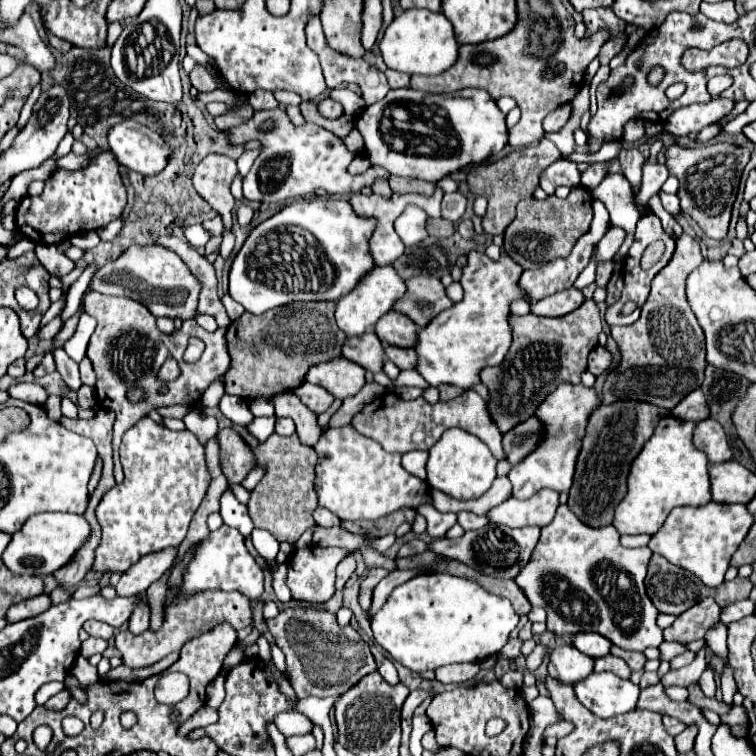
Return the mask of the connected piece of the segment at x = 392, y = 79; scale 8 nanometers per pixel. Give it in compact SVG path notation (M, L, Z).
M386 70L386 78L390 88L408 88L410 86L410 76L396 72L396 70Z

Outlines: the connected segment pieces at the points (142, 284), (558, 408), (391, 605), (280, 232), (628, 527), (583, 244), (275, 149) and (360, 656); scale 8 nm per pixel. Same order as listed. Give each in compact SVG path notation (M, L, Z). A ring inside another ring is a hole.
M130 246L118 260L102 266L90 284L92 290L102 294L132 296L134 300L140 300L154 316L180 316L182 320L196 314L200 286L200 280L188 270L180 256L160 246Z
M560 384L546 400L536 408L536 418L544 424L544 436L540 444L516 466L512 466L508 478L514 486L518 500L528 500L532 494L550 488L556 492L568 492L574 482L576 460L582 450L582 438L586 434L586 424L590 414L600 408L600 394L596 388L584 384Z
M418 574L398 586L372 618L374 640L412 672L436 670L456 662L482 662L498 654L518 624L510 600L486 592L480 584L452 574Z
M344 198L294 200L250 232L230 268L230 296L252 314L290 302L336 302L376 266L370 252L374 228L376 218L358 216Z
M664 416L652 438L644 444L640 456L632 464L628 476L628 494L616 508L614 526L620 534L656 534L666 516L676 506L704 506L712 500L710 492L710 462L704 452L692 444L696 422L684 422L674 416Z
M593 200L592 209L592 226L590 226L590 230L588 230L584 236L578 238L578 242L574 244L574 248L572 248L572 252L570 252L568 258L556 258L556 260L546 262L546 264L540 266L540 268L524 270L524 274L522 274L522 278L520 278L520 286L528 292L528 296L530 296L534 302L540 300L540 298L544 298L544 296L548 296L548 294L554 294L554 292L560 292L560 290L566 290L566 288L572 287L574 280L578 278L578 274L586 268L586 264L588 264L588 260L590 260L594 248L600 244L602 236L606 234L610 226L609 213L606 206L604 206L600 200Z
M282 110L255 111L250 122L230 130L232 140L260 140L264 150L256 158L250 174L244 178L244 198L254 202L284 202L292 198L306 196L316 188L324 188L328 194L344 196L356 194L366 186L372 186L376 180L388 180L390 174L378 166L370 166L362 176L350 174L348 164L352 154L346 150L342 140L332 134L320 134L320 126L306 122L302 126L292 126L288 116ZM266 120L276 120L272 130L260 130L260 124Z
M288 608L282 610L276 618L268 620L268 628L272 632L272 636L276 638L276 644L280 646L280 650L286 654L286 664L288 664L288 674L292 680L292 688L296 692L298 698L306 698L306 696L336 696L336 694L344 694L346 688L352 688L360 678L364 678L366 674L376 670L376 662L370 654L368 644L362 640L362 636L346 626L340 628L336 624L336 616L330 614L328 610L318 610L318 608Z

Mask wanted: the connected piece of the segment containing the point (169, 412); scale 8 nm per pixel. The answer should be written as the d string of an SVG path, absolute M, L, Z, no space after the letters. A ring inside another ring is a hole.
M177 404L168 407L158 408L157 412L163 418L183 419L183 417L189 412L189 407Z

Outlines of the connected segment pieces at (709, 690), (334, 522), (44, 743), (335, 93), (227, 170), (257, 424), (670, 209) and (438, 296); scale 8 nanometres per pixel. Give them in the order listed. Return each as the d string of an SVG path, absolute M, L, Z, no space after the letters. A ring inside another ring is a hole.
M704 670L704 674L700 676L700 686L702 686L702 692L706 696L714 696L716 682L714 682L714 672L712 670Z
M316 508L316 512L314 512L314 520L316 520L316 524L326 526L326 528L340 526L340 520L338 520L330 510L324 510L324 508Z
M45 725L39 726L33 733L33 740L39 749L45 751L52 739L52 731Z
M332 90L332 98L340 100L344 104L344 114L346 116L356 116L356 112L362 112L362 108L366 108L364 98L352 90Z
M208 154L194 172L194 188L200 190L200 196L206 198L210 206L214 206L224 220L224 240L220 248L220 256L226 260L234 248L234 234L232 234L232 206L236 200L230 194L230 184L236 178L236 160L222 156L222 154Z
M272 416L272 418L254 418L254 422L248 426L248 430L250 430L260 442L264 442L264 440L274 432L274 422L276 422L276 416Z
M660 192L660 196L662 196L664 210L666 210L670 216L680 218L680 216L682 216L682 208L680 208L680 204L678 204L678 196L676 196L676 194L664 194L664 192Z
M416 276L406 280L408 292L404 300L396 302L396 312L408 316L420 328L426 328L442 310L454 302L446 296L444 284L434 276Z

